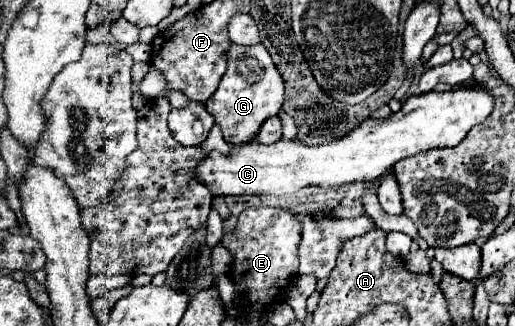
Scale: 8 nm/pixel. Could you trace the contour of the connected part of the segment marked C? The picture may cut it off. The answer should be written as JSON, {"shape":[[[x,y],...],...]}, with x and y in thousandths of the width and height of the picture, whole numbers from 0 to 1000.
{"shape":[[[895,267],[860,285],[825,285],[794,298],[779,340],[751,365],[713,365],[666,426],[627,445],[584,445],[573,433],[538,433],[507,445],[499,433],[456,451],[445,475],[406,463],[383,506],[383,543],[414,598],[565,598],[596,567],[658,574],[670,561],[720,555],[755,525],[771,494],[845,451],[883,451],[907,402],[938,377],[957,340],[957,291],[946,267]]]}

